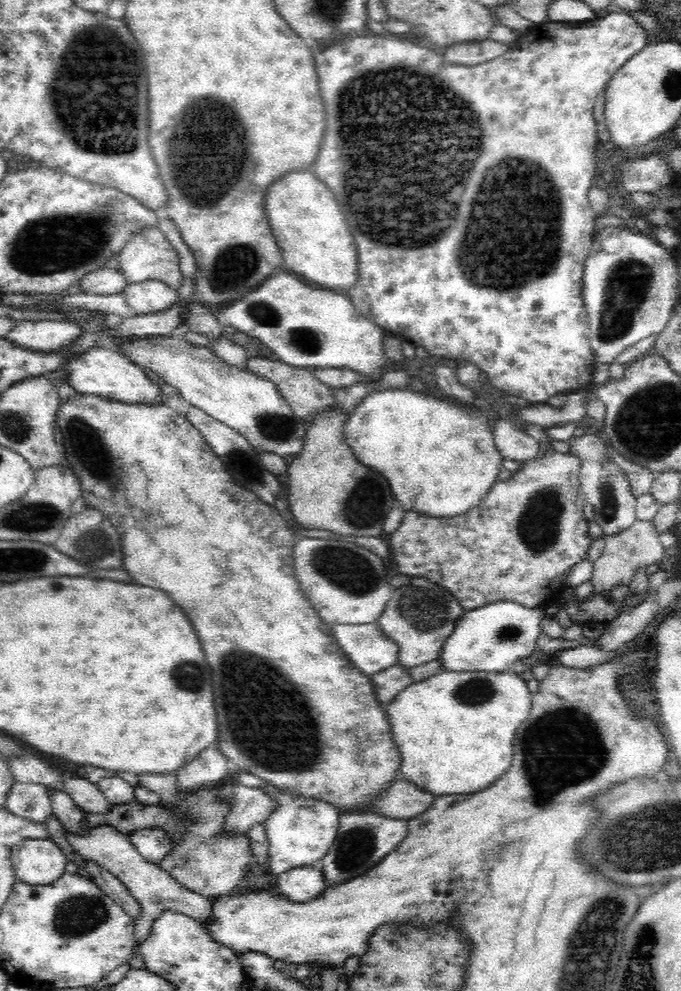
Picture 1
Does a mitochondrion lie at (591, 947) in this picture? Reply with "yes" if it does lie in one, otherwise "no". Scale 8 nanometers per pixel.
yes

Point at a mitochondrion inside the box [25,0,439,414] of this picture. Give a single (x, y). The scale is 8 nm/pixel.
(97, 62)

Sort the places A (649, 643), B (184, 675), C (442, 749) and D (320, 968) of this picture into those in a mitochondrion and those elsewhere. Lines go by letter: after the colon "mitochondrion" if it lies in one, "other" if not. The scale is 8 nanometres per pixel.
A: other
B: mitochondrion
C: other
D: other

